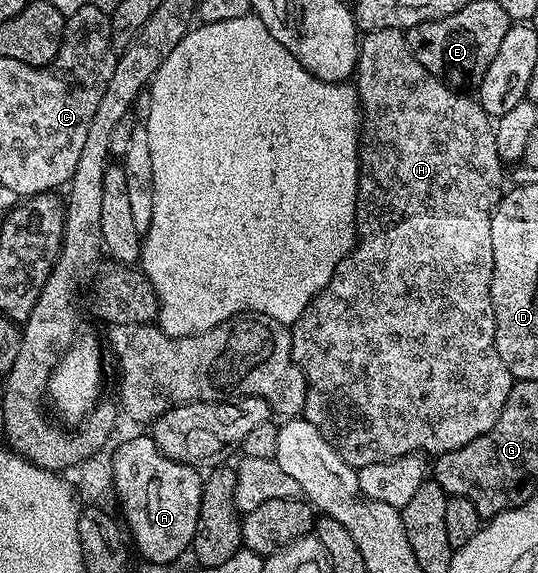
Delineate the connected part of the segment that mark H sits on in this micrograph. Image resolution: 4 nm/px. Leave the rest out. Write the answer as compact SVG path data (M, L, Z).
M370 29L360 38L355 70L355 88L357 90L357 98L361 101L361 147L359 150L361 172L357 175L357 243L354 245L353 250L341 260L339 267L335 267L335 275L329 280L323 292L306 307L303 315L299 315L299 319L291 327L291 332L293 334L293 362L301 368L307 383L304 420L311 422L321 432L323 439L327 439L327 443L331 443L333 450L348 465L358 470L367 467L371 463L383 463L396 457L405 457L409 453L422 453L425 455L433 453L432 455L440 455L447 451L455 451L459 447L471 443L471 439L479 439L479 435L483 435L487 431L491 431L491 427L495 427L495 423L507 403L507 395L511 391L515 378L511 375L511 371L507 371L507 363L503 363L503 359L499 359L499 351L495 347L495 311L491 303L491 279L493 278L491 219L493 218L493 210L496 209L503 196L503 188L501 189L501 168L503 168L503 162L499 151L495 147L494 118L485 114L480 101L466 95L464 92L449 88L438 77L431 75L431 71L427 71L427 67L423 67L423 63L419 63L419 59L415 59L415 55L409 46L409 38L400 29Z

